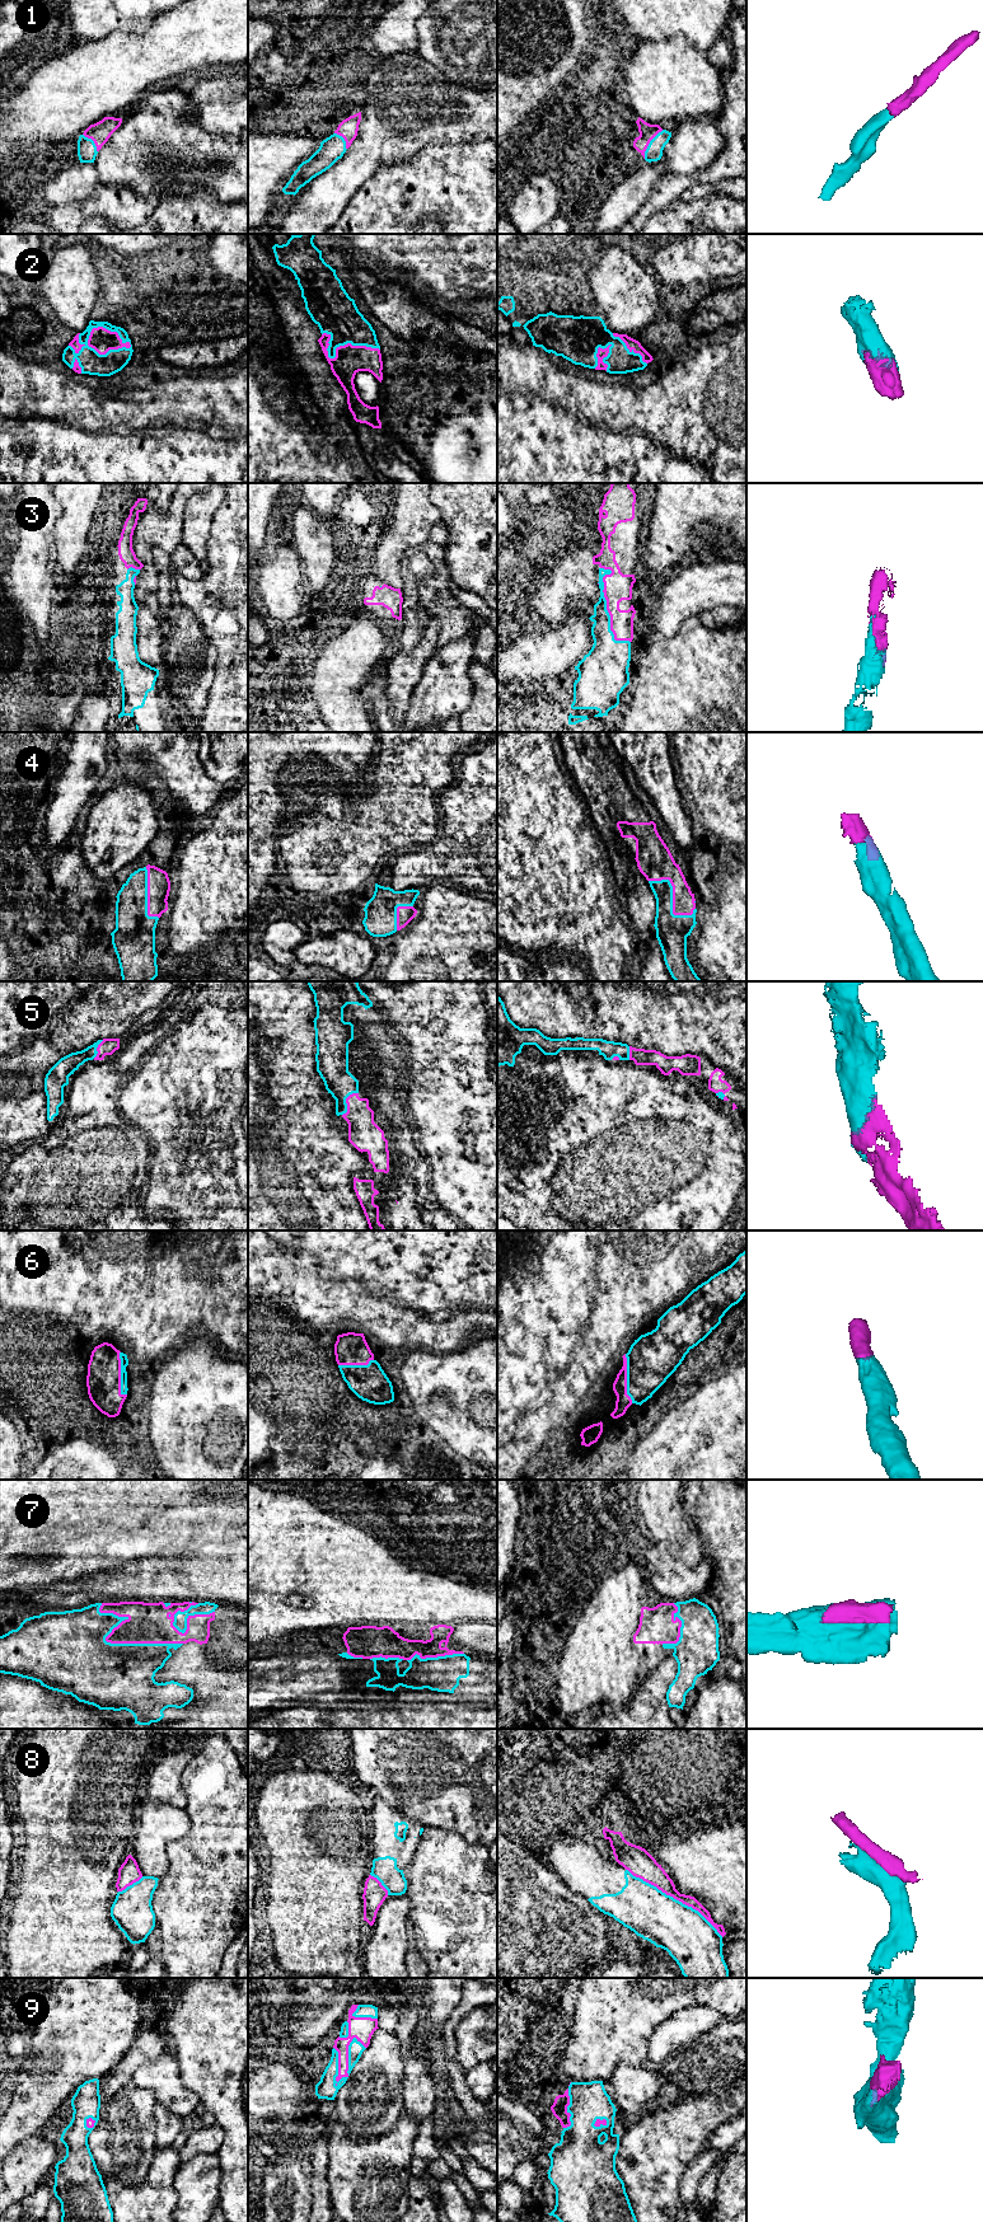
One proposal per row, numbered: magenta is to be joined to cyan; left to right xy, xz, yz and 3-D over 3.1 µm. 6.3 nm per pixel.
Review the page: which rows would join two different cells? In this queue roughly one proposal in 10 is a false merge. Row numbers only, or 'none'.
8

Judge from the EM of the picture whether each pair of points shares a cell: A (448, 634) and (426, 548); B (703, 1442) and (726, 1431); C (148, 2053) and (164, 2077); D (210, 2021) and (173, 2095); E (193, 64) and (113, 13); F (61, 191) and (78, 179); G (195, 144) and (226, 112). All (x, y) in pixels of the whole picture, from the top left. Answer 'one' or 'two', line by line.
A: one
B: one
C: two
D: two
E: two
F: one
G: two

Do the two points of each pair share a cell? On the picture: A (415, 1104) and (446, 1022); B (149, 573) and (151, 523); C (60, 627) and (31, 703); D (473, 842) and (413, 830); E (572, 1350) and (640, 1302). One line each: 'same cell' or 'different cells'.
A: same cell
B: same cell
C: same cell
D: different cells
E: same cell

